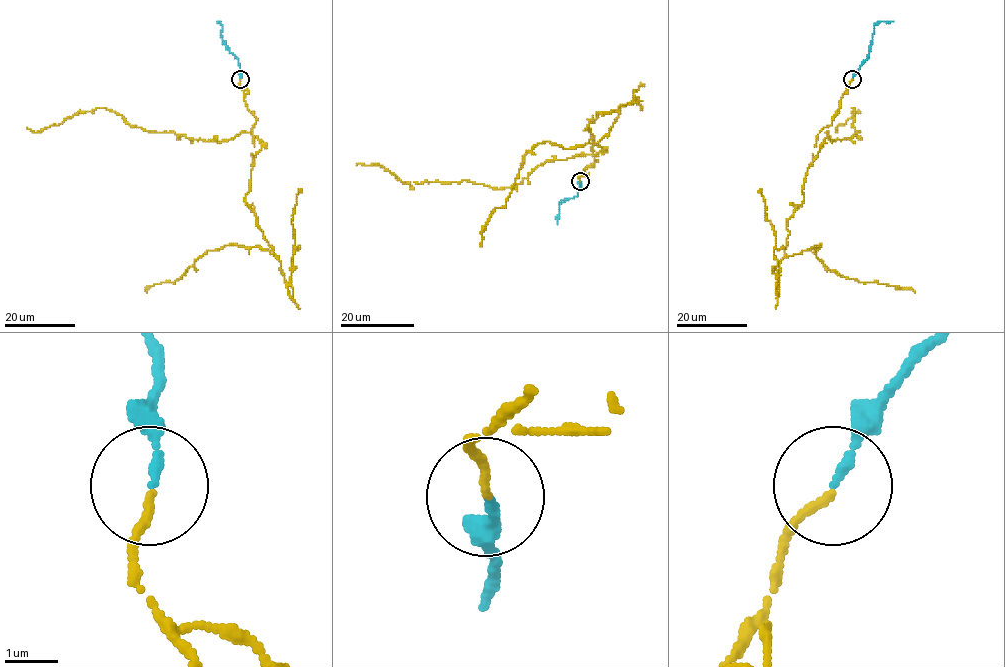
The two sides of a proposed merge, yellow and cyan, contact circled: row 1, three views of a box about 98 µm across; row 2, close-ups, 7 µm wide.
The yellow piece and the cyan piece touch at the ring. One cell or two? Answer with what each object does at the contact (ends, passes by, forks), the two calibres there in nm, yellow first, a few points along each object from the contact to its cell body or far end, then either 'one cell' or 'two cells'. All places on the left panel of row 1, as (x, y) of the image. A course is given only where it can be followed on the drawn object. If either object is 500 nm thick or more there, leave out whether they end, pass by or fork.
yellow ends there; cyan ends there; 140 nm thick on the yellow side, 160 nm on the other; yellow runs (240, 80), (261, 145), (245, 202), (277, 256), (225, 244), (146, 292); cyan runs (240, 79), (240, 66), (223, 39), (218, 21); one cell

